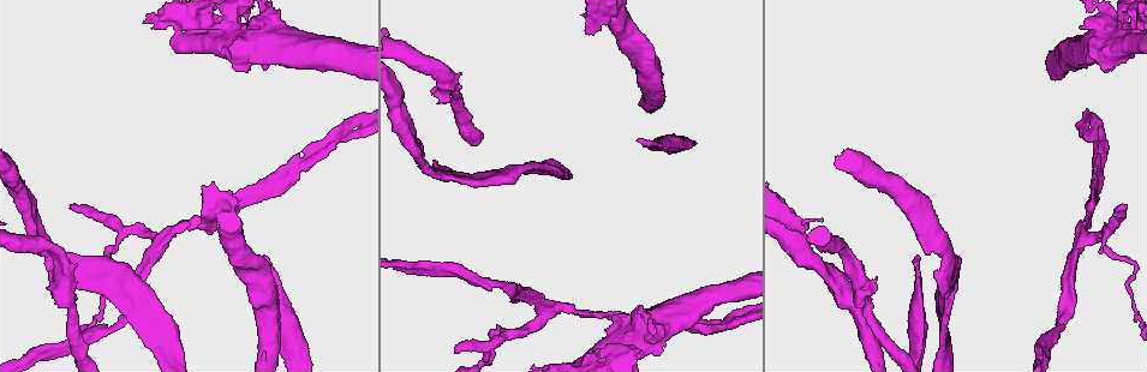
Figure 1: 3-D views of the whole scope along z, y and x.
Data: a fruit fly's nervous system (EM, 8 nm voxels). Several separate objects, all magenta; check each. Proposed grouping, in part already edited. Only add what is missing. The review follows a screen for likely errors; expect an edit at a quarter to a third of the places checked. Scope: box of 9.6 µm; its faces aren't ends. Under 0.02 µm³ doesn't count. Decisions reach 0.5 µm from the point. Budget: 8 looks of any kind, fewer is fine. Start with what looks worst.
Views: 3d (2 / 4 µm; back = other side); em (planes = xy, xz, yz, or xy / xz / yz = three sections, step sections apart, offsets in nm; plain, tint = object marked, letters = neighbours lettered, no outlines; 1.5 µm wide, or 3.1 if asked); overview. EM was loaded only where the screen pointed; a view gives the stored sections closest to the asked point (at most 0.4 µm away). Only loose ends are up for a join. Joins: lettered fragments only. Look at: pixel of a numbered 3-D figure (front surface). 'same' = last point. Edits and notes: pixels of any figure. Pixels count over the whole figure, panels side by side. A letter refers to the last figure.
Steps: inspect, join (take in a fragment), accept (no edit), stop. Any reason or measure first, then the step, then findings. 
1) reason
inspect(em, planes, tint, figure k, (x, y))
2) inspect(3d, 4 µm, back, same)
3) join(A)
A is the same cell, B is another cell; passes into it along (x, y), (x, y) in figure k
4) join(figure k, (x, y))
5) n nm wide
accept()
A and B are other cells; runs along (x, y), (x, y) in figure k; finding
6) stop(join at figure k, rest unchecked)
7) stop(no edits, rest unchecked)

free end
inspect(em, planes, letters, figure 1, (915, 257))

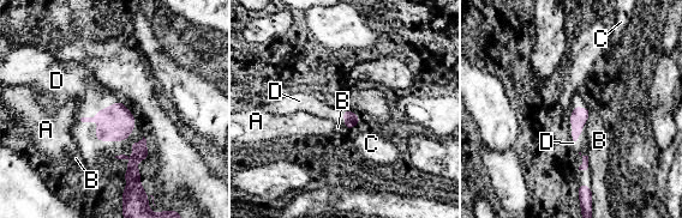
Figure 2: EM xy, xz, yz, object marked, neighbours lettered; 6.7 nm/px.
join(D)
D is the same cell, A, B and C are other cells; passes into it along (118, 121), (100, 140), (91, 150) in figure 2; the cell continues

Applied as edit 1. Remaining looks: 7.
inspect(3d, 2 µm, figure 1, (74, 208))

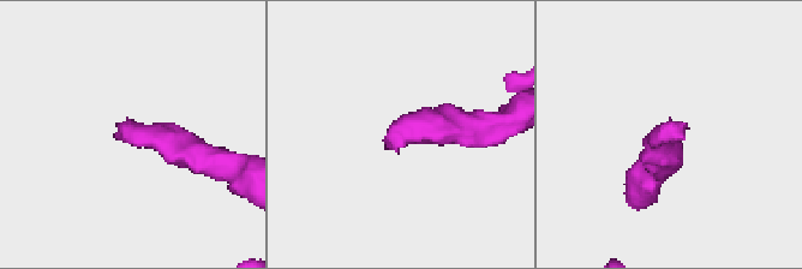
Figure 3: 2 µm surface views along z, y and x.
now the EM
inspect(em, planes, letters, figure 3, (681, 139))

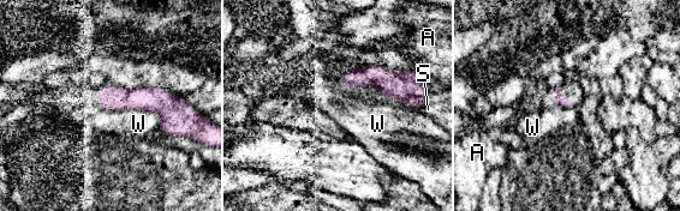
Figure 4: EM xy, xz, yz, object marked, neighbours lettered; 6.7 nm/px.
W touches over 380 nm
accept()
A, S and W are other cells; border along (367, 85), (418, 108) in figure 4; no lettered fragment goes on from it

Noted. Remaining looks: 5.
an open end
inspect(3d, 4 µm, figure 1, (935, 276))

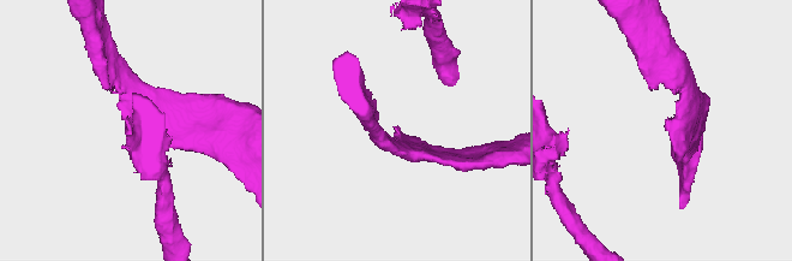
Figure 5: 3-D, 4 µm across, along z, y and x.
now the EM
inspect(em, planes, letters, figure 5, (394, 127))

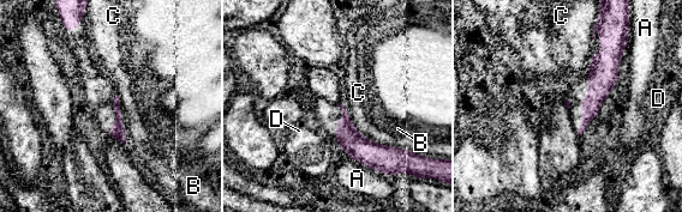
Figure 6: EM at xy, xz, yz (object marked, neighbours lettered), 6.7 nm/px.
accept()
A, B, C and D are other cells; border along (347, 113), (356, 129), (365, 138) in figure 6; none of them fits

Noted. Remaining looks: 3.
stop(join at figure 2, rest unchecked)

